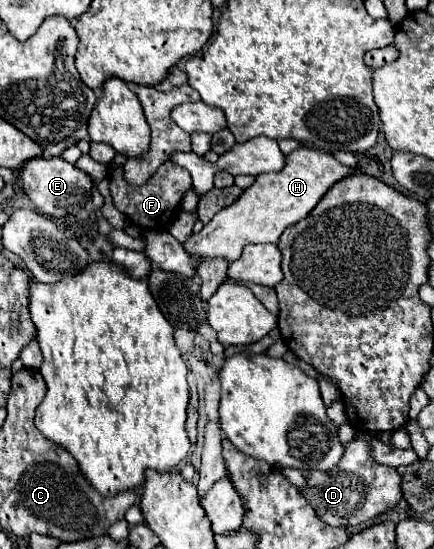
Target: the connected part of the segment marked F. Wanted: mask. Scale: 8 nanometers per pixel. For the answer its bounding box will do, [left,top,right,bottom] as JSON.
[109,161,191,229]

